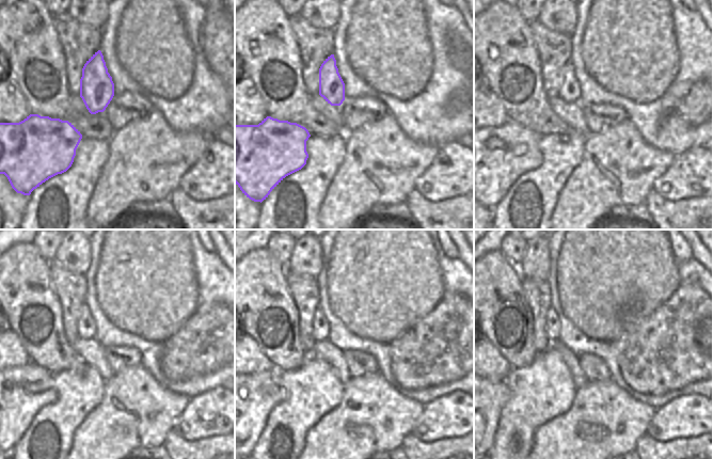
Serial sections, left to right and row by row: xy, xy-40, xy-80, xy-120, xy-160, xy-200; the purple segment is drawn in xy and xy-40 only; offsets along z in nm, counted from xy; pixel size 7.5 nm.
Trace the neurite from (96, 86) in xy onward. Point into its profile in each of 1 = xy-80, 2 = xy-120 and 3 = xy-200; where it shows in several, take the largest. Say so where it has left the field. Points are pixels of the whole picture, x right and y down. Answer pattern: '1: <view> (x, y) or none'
1: xy-80 (569, 91)
2: xy-120 (86, 328)
3: xy-200 (557, 321)

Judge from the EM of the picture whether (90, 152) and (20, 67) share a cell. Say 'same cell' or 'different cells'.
different cells

